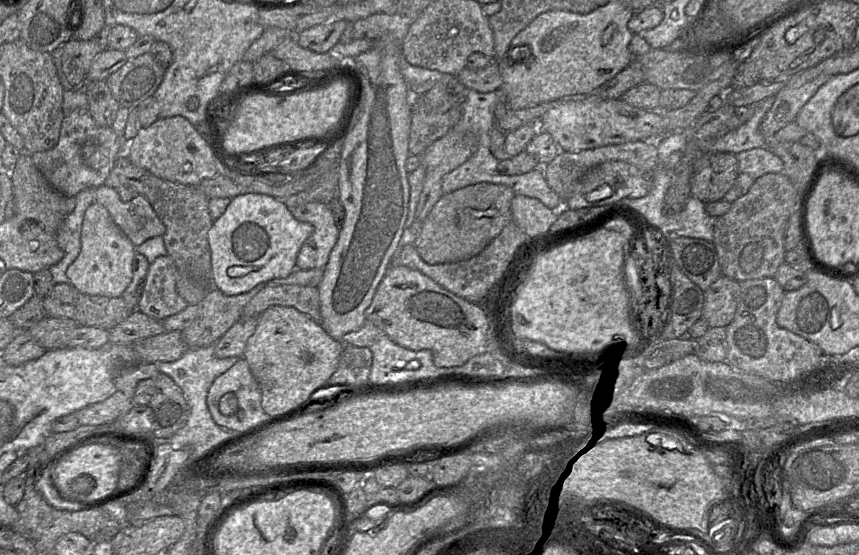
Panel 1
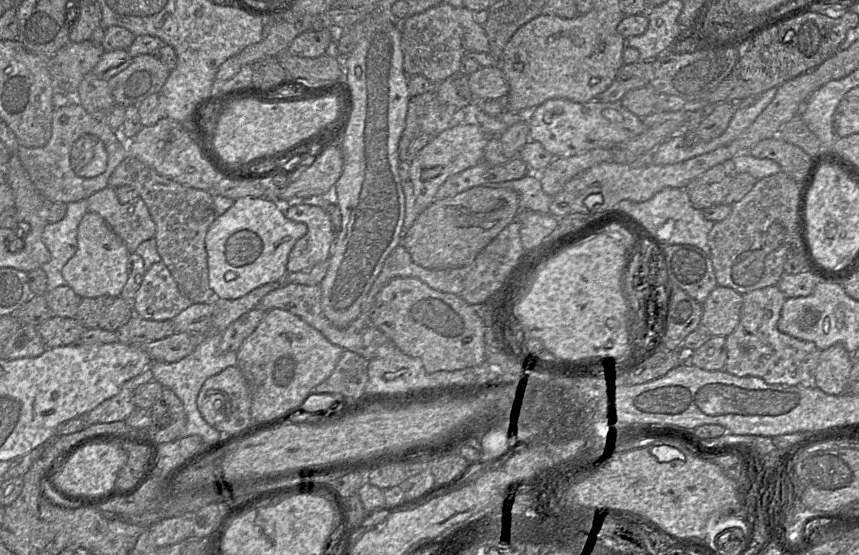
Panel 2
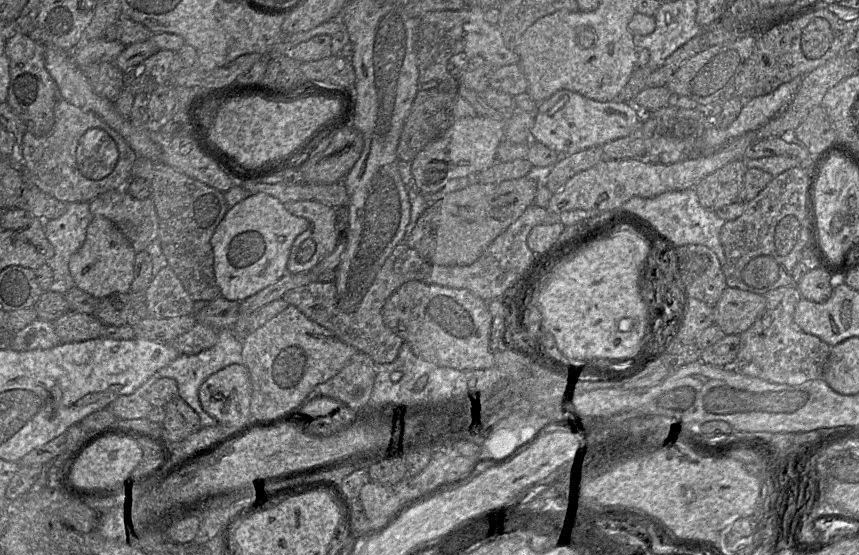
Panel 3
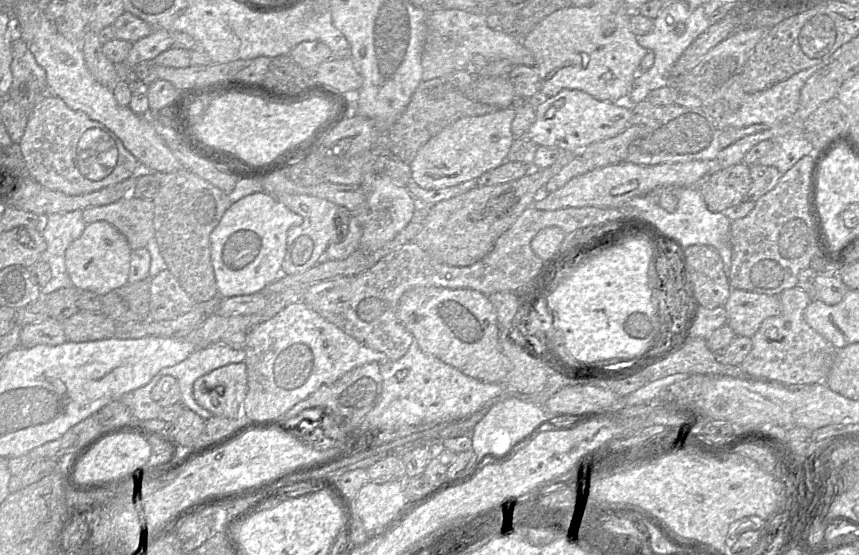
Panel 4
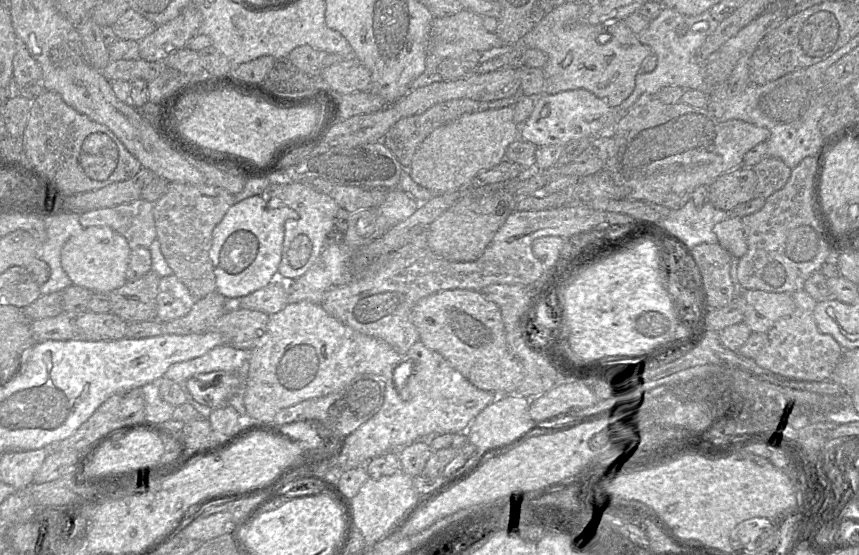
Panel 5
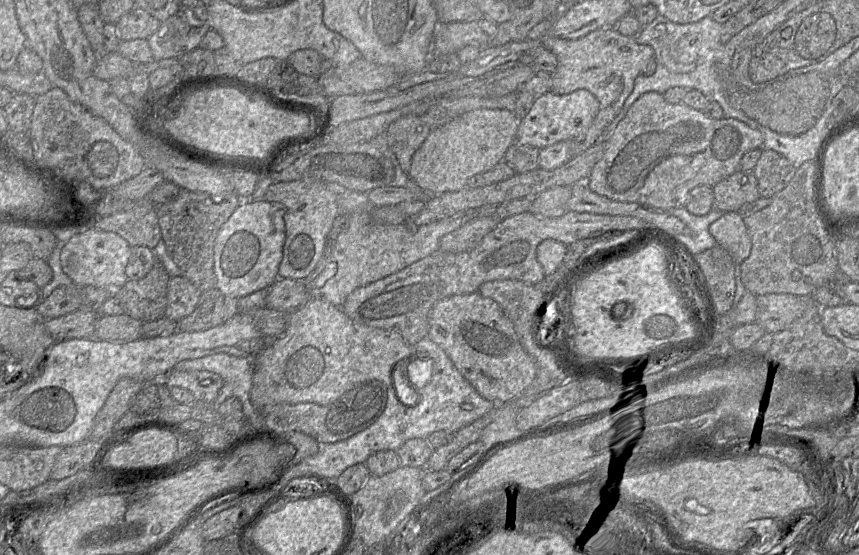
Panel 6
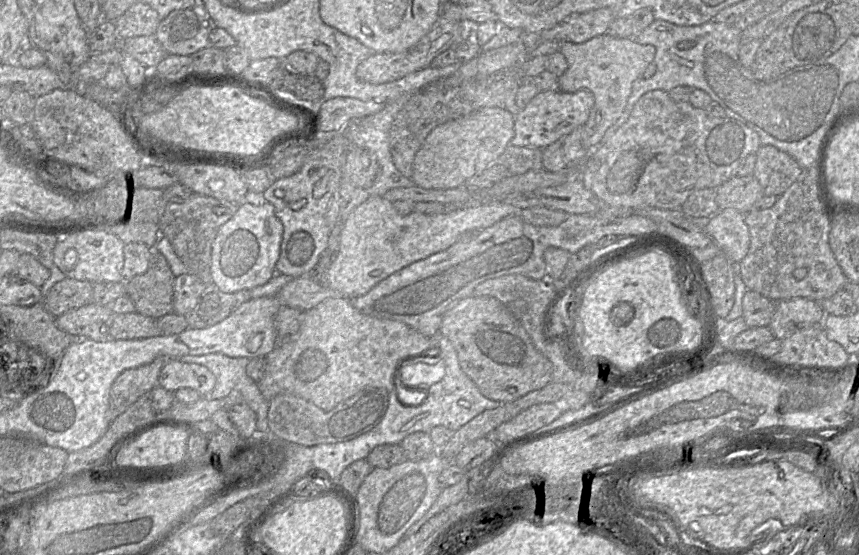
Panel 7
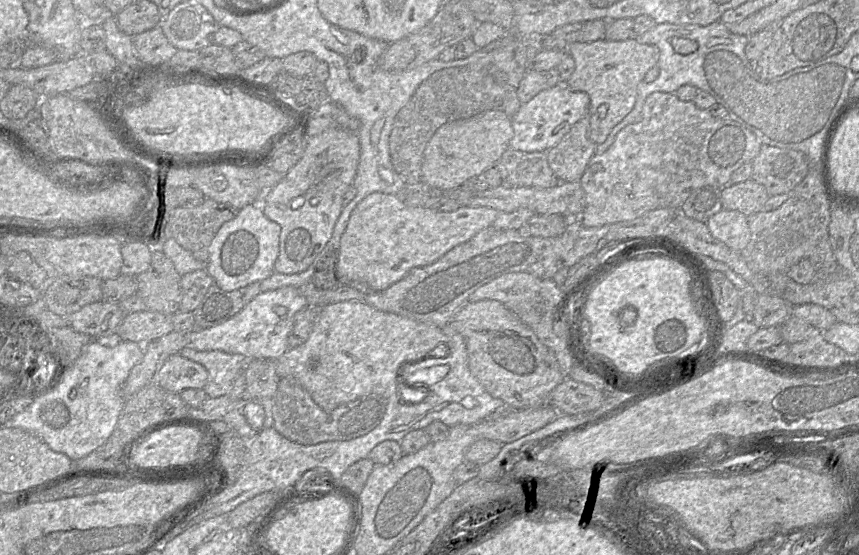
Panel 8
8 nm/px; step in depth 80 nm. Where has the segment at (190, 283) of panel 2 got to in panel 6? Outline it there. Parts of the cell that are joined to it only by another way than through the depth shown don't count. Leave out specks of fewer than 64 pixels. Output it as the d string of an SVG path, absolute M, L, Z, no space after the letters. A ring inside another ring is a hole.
M181 189L178 196L162 205L157 205L157 218L168 255L181 271L181 276L192 282L200 291L215 288L216 277L213 270L213 246L217 233L238 206L238 196L234 192L209 194Z

